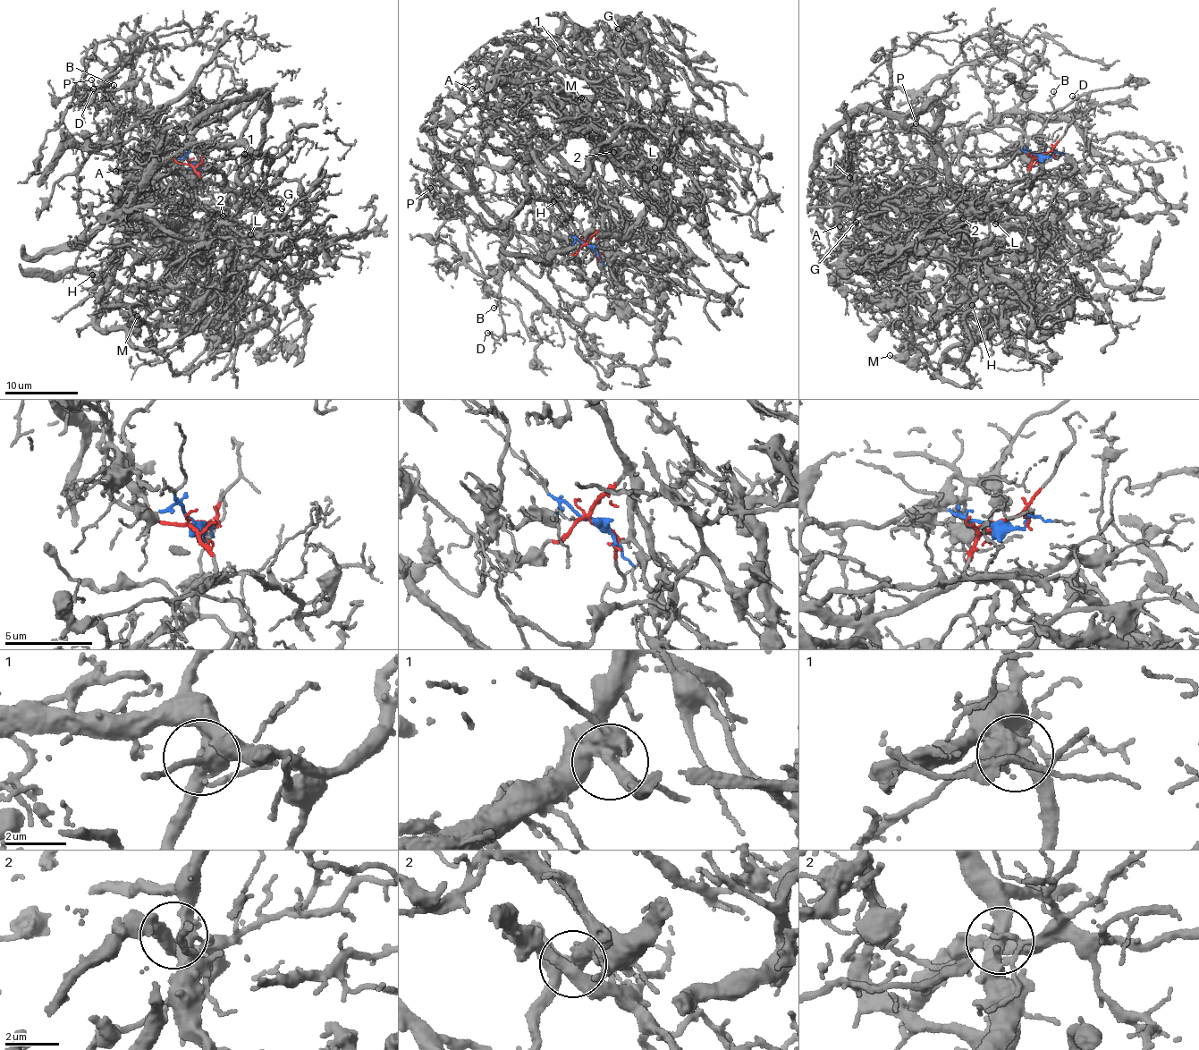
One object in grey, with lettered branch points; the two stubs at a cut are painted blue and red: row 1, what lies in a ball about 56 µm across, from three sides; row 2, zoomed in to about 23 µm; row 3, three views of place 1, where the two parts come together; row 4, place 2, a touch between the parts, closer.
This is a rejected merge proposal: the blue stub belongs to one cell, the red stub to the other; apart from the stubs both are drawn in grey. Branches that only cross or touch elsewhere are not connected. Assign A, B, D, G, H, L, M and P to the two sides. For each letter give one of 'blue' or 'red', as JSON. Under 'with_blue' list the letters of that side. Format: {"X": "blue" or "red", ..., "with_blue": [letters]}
{"A": "red", "B": "blue", "D": "blue", "G": "red", "H": "blue", "L": "red", "M": "blue", "P": "blue", "with_blue": ["B", "D", "H", "M", "P"]}

